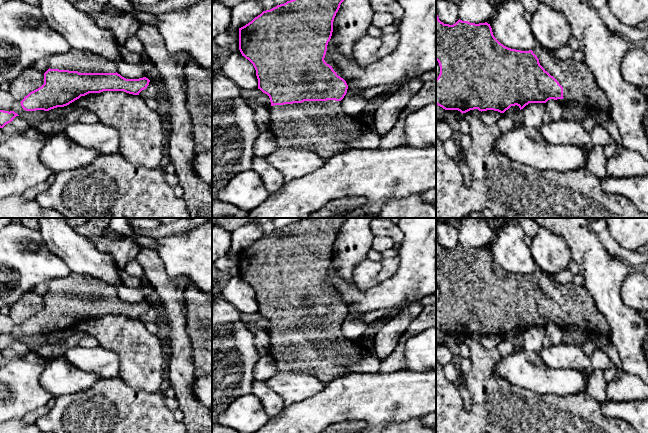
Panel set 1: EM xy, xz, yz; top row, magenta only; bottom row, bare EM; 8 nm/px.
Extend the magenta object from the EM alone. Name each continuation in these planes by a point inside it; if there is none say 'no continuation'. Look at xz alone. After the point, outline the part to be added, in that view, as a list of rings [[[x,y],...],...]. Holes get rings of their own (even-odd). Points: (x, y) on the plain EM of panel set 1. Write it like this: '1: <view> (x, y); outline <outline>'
1: xz (322, 351); outline [[[335,324],[274,329],[269,333],[269,340],[269,356],[275,360],[277,371],[307,373],[324,384],[349,373],[348,366],[366,353],[358,339],[347,339],[341,325]]]

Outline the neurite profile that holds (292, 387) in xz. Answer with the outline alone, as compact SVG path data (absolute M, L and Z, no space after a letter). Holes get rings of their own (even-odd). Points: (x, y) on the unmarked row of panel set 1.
M277 371L265 383L282 398L285 406L310 398L325 387L317 377L299 372Z

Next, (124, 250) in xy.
M103 234L93 242L101 252L112 255L122 269L125 269L129 261L136 259L141 251L141 247L129 238L116 240Z

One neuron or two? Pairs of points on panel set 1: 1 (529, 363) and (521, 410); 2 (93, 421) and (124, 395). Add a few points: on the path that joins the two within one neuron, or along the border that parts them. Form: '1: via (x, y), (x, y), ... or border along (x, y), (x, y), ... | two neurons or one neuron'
1: border along (503, 379), (534, 392), (548, 394) | two neurons
2: via (101, 416), (116, 403) | one neuron

